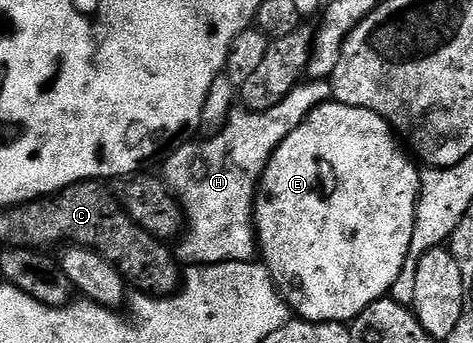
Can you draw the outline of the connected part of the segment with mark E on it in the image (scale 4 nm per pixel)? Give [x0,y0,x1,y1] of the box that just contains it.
[254,102,421,324]

